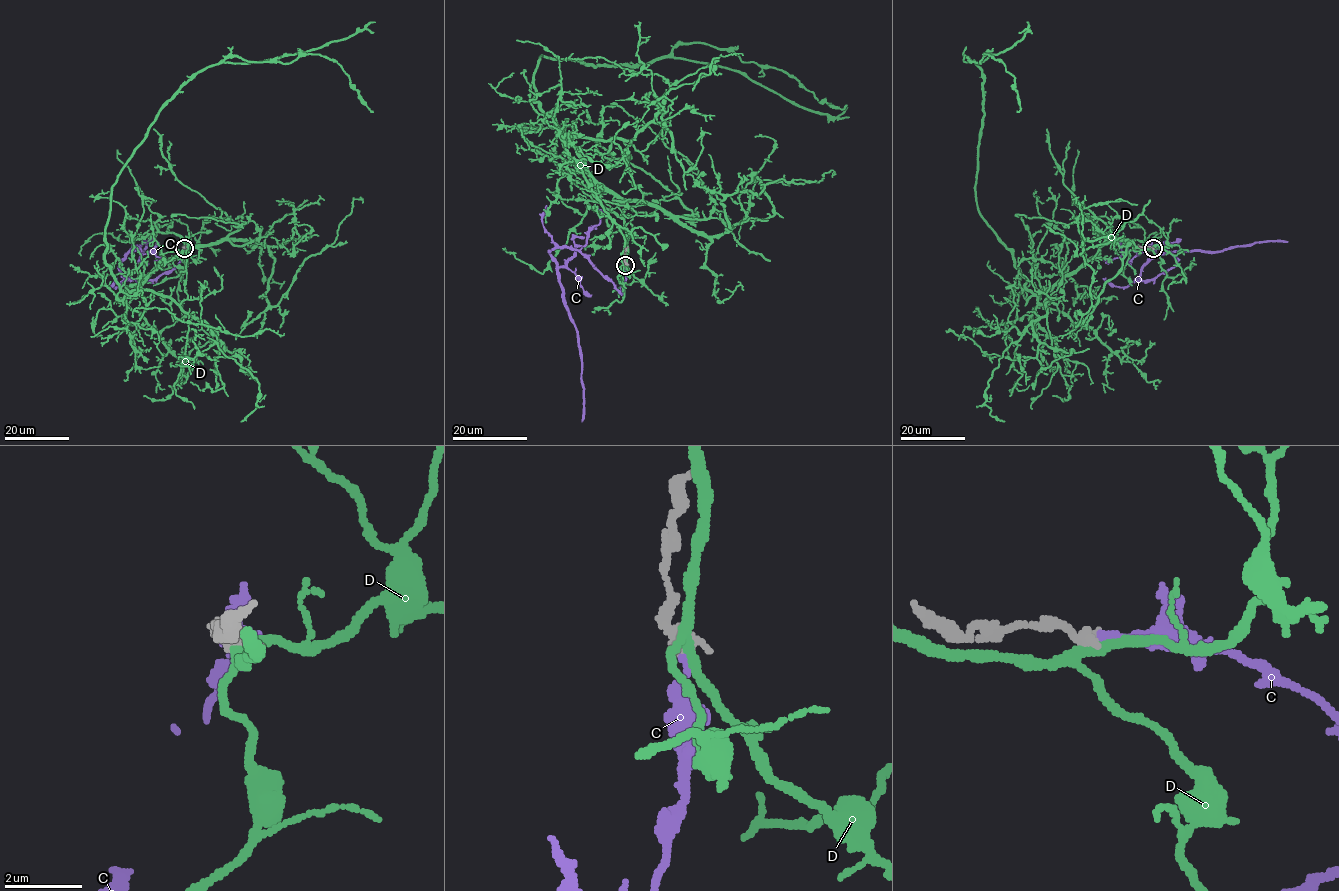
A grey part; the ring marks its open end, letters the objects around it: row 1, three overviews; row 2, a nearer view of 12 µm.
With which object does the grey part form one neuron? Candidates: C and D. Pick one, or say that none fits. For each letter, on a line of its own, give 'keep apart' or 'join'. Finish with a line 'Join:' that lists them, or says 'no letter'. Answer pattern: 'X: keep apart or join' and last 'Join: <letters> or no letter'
C: join
D: keep apart
Join: C

